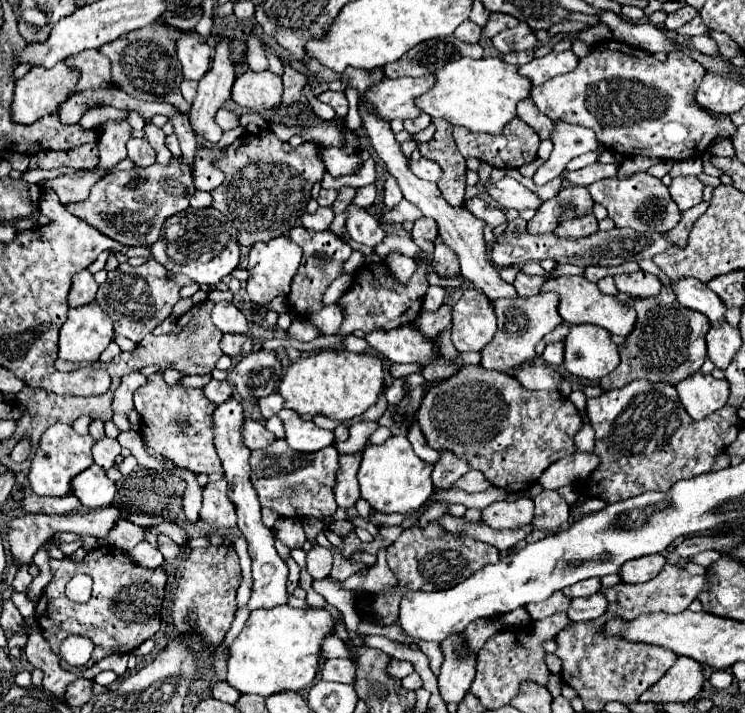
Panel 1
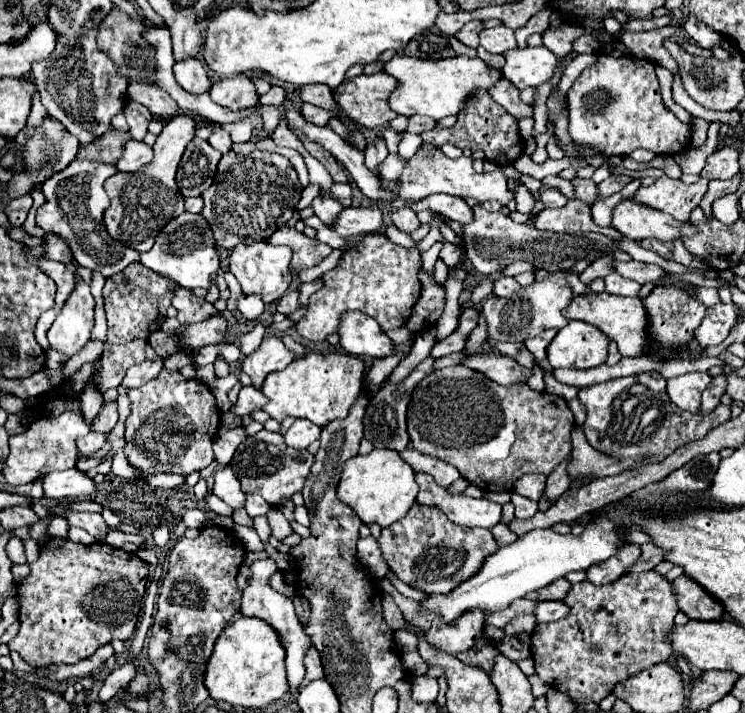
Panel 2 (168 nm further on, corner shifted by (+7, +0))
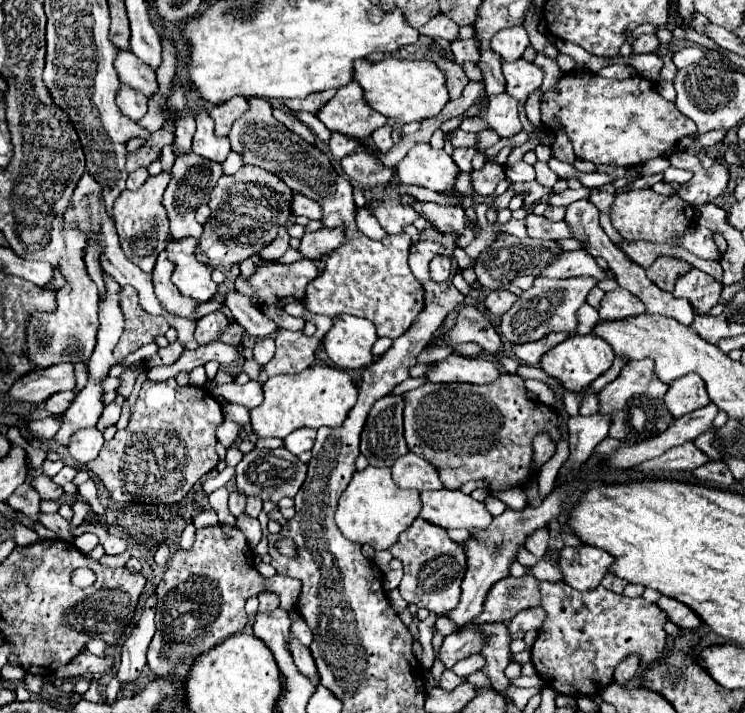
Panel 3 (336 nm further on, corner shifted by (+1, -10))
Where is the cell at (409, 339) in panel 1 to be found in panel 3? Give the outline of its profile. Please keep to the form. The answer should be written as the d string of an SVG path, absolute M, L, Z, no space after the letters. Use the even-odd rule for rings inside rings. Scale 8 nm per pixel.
M352 315L332 317L332 327L324 335L324 351L340 369L360 369L374 361L370 349L376 341L374 325Z

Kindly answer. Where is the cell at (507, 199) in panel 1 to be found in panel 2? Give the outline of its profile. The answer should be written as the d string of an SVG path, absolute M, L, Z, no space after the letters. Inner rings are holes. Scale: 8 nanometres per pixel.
M418 151L406 165L404 169L404 177L400 177L402 181L402 189L396 197L396 201L392 201L392 209L404 209L408 207L408 203L418 203L424 197L432 195L432 193L448 193L448 195L458 195L458 197L472 197L476 199L480 205L484 201L498 201L500 205L508 205L514 195L508 189L506 177L502 173L502 169L498 167L492 173L476 173L472 167L472 159L470 157L460 157L460 159L448 159L444 153L436 151L436 155L426 157L424 151Z

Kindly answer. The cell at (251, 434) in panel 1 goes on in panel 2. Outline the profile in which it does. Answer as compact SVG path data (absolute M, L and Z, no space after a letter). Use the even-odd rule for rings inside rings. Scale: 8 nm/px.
M234 427L230 431L224 431L214 441L214 455L220 465L228 465L232 455L236 453L236 447L248 439L248 433L244 427Z

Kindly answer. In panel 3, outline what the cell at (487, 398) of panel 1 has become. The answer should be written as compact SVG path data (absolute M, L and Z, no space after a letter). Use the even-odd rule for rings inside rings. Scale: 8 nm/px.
M502 373L494 383L470 385L470 383L426 383L412 389L404 397L404 439L412 453L432 463L440 475L440 481L448 489L460 489L466 481L488 479L490 489L520 487L532 477L532 437L540 431L548 431L556 441L558 413L540 401L526 399L524 379L512 373Z

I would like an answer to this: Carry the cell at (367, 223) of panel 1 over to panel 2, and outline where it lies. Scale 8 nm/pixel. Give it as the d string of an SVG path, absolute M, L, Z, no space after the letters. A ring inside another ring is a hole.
M320 195L312 201L312 207L314 207L314 215L320 217L326 225L332 225L344 209L344 205L338 203L336 199L326 199L326 197L320 197Z

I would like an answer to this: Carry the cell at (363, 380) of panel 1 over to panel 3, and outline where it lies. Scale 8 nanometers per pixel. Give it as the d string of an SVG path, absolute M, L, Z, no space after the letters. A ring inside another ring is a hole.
M312 365L296 375L276 375L264 385L264 401L250 411L250 425L256 437L284 439L300 427L338 427L346 419L350 407L354 407L356 385L342 369L328 365Z

